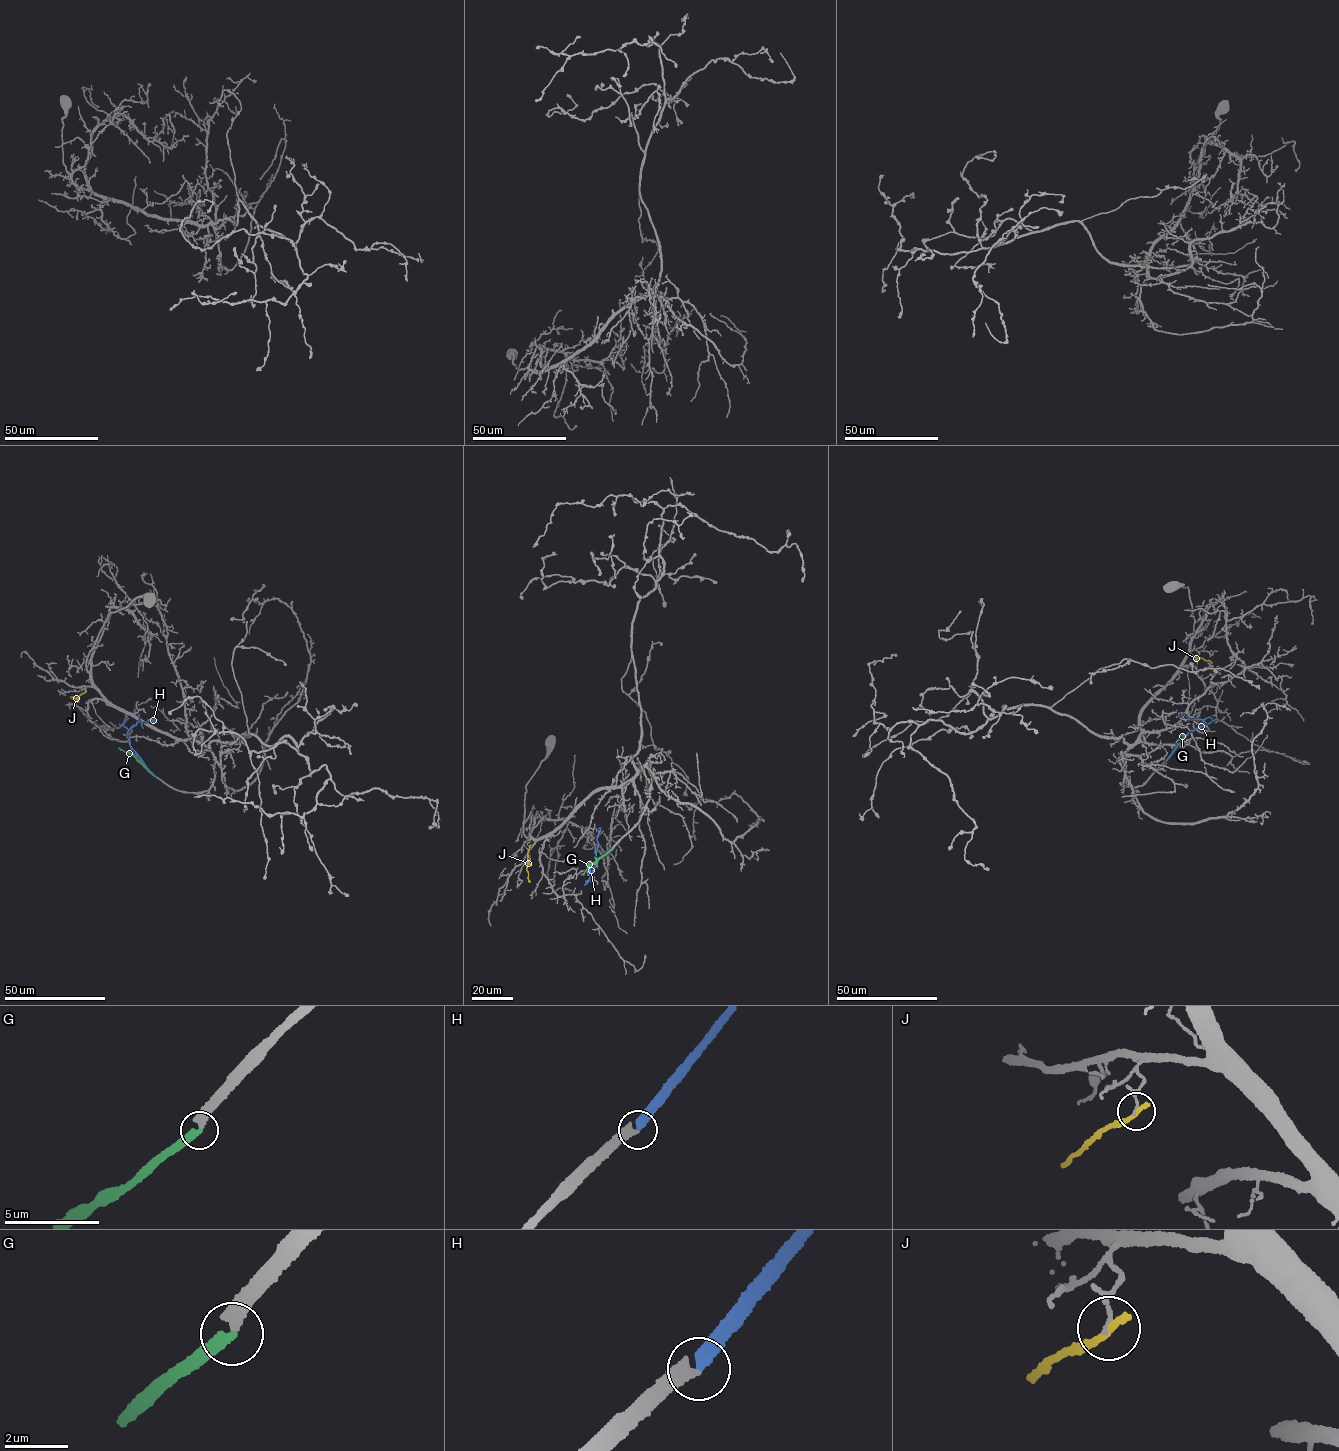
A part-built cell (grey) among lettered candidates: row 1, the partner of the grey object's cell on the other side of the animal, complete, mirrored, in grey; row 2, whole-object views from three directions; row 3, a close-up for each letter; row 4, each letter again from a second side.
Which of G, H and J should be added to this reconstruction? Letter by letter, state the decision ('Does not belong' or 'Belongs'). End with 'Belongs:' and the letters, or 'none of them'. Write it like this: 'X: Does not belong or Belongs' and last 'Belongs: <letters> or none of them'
G: Does not belong
H: Belongs
J: Does not belong
Belongs: H

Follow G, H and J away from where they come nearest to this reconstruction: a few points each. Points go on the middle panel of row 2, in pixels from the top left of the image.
G: (612, 849), (580, 874)
H: (612, 849), (590, 865), (589, 873), (595, 861), (599, 828)
J: (529, 846), (526, 869), (529, 882)

